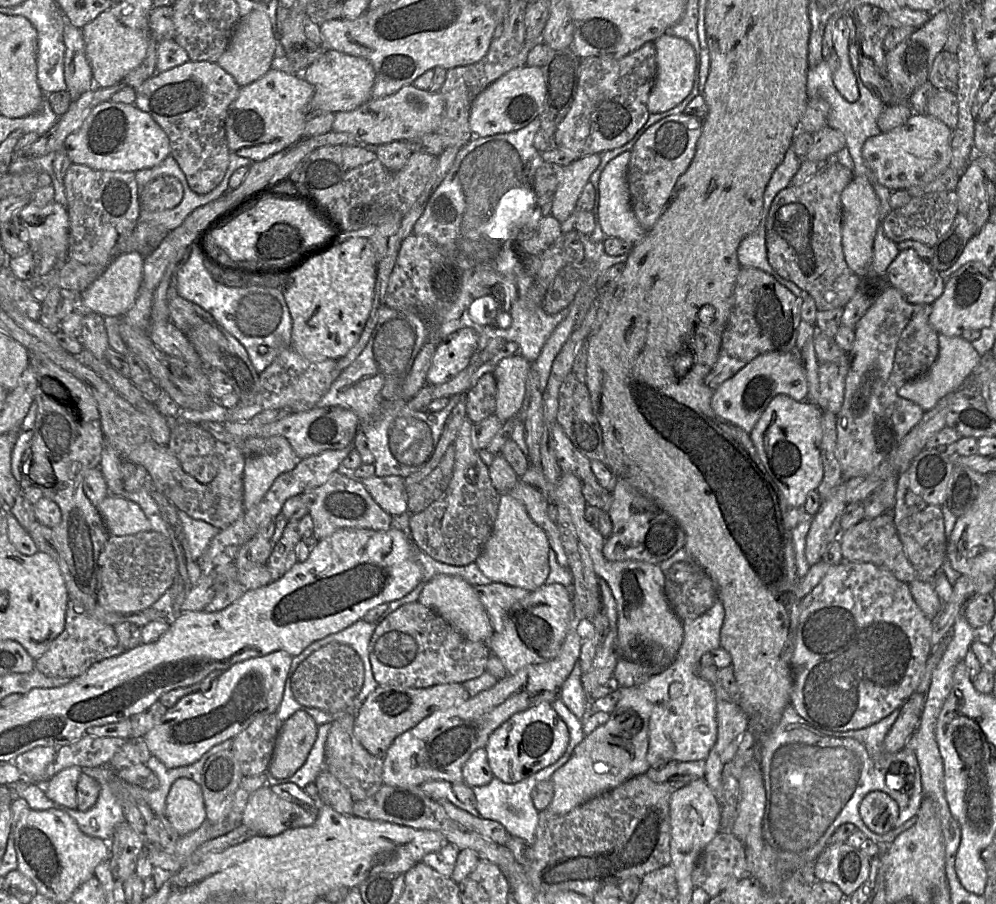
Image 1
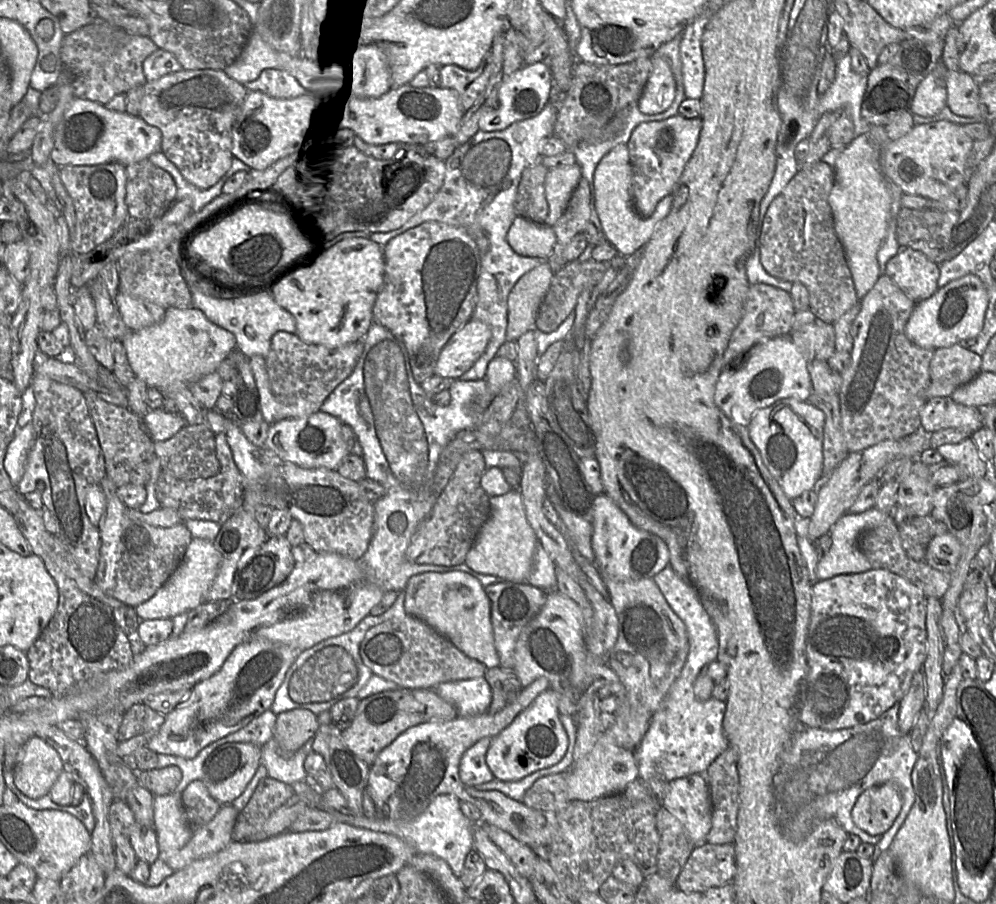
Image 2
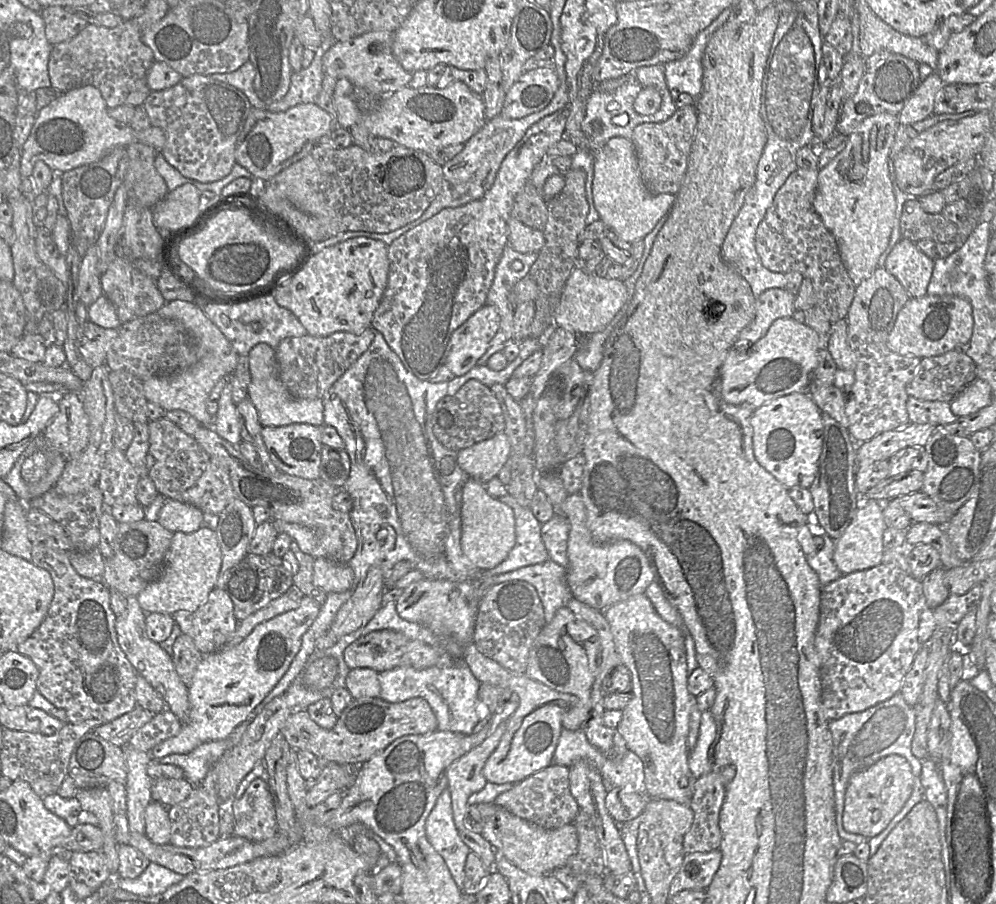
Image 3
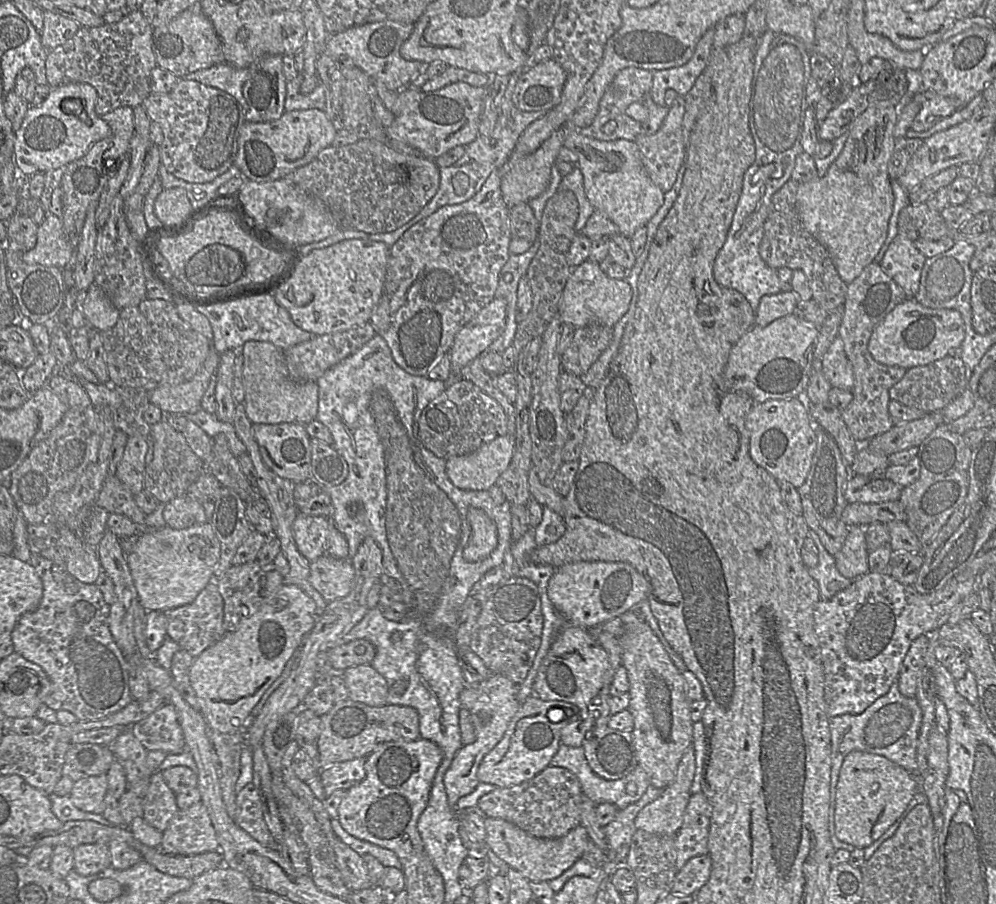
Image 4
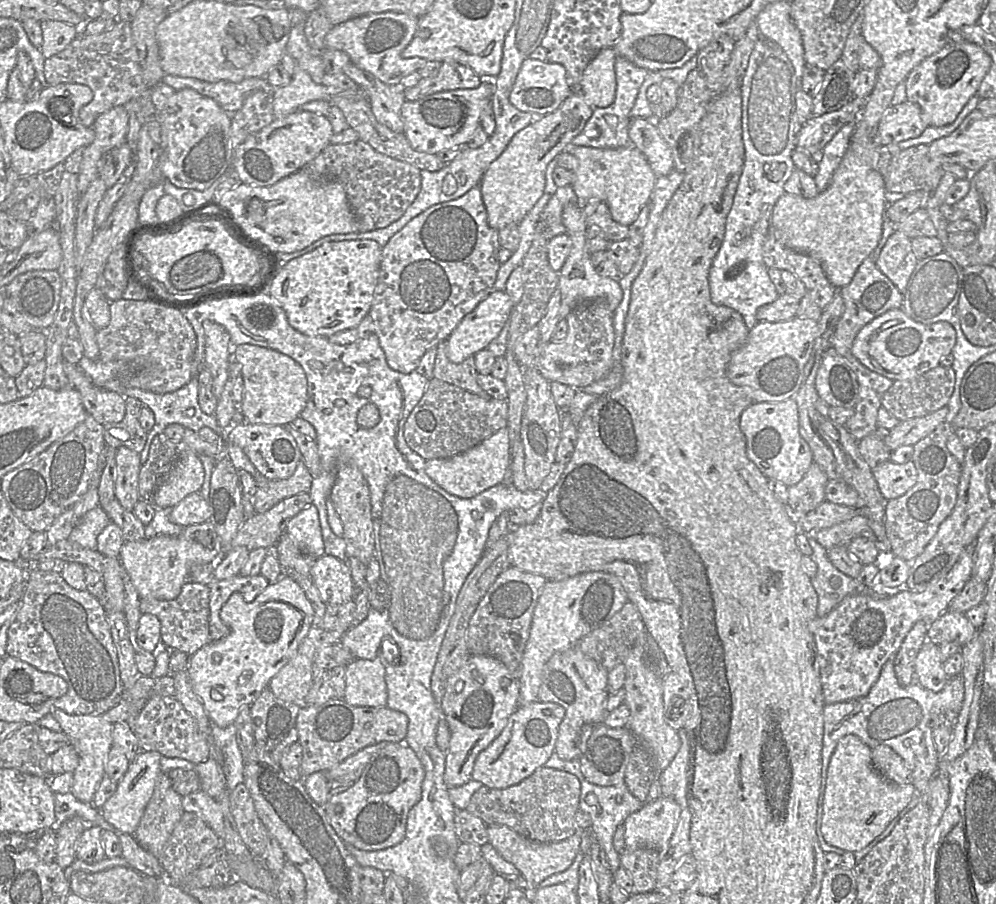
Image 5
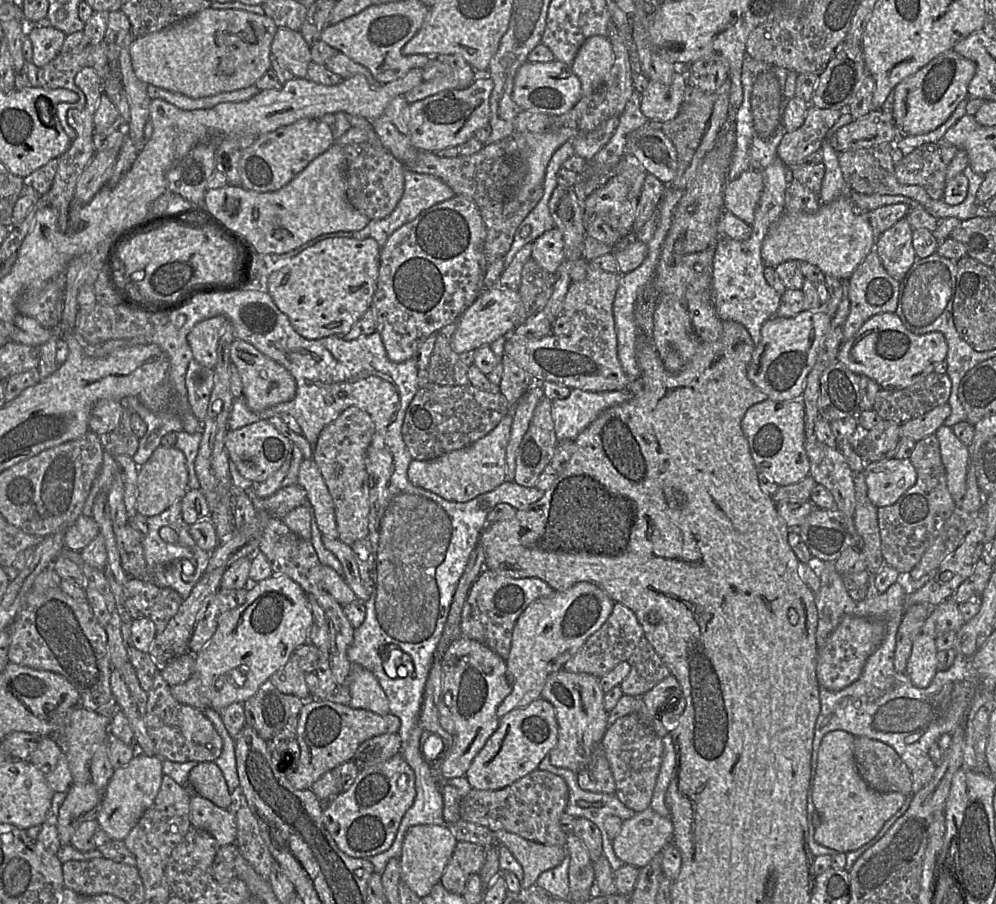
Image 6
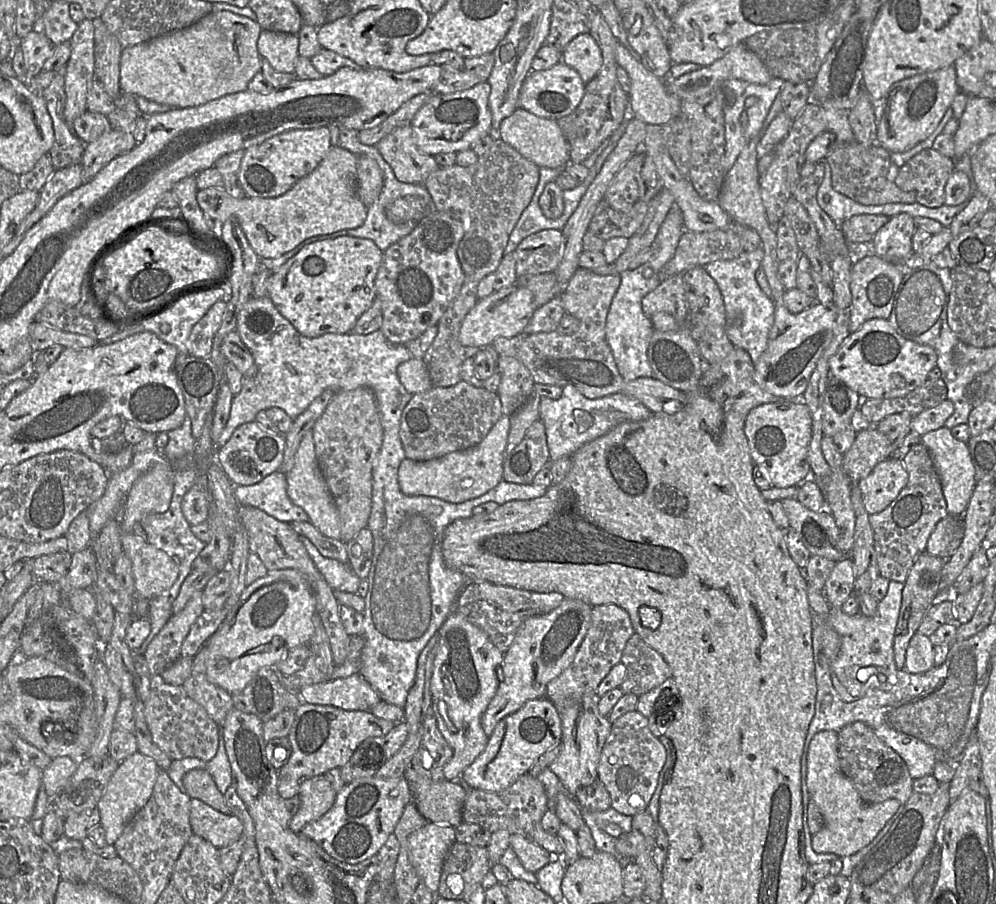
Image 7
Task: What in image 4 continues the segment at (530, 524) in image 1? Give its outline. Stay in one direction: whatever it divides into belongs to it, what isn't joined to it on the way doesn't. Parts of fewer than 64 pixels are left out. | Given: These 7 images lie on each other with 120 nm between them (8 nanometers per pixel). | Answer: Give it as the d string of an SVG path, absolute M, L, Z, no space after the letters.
M479 508L469 509L467 521L471 527L471 535L463 550L463 557L468 562L478 562L488 557L497 547L497 526L495 521Z

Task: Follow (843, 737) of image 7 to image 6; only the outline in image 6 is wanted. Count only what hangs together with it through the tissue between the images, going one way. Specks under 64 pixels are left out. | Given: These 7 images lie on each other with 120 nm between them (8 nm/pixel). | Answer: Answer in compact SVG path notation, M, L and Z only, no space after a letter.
M864 736L854 737L853 756L859 775L872 790L914 795L911 772L888 744Z

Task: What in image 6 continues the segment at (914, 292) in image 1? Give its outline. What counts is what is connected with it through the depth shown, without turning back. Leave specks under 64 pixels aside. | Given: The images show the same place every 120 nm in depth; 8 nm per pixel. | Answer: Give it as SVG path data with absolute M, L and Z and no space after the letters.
M906 217L877 237L872 251L876 251L887 273L902 281L916 259L912 244L913 229Z

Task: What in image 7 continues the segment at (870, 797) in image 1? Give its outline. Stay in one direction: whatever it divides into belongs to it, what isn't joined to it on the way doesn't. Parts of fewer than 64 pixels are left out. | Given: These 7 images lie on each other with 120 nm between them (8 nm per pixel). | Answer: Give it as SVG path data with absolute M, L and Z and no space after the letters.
M833 730L817 732L807 750L806 786L810 799L823 817L823 827L812 835L811 846L816 853L831 853L848 857L866 847L900 808L896 799L866 804L852 782L843 775L837 757L838 734Z

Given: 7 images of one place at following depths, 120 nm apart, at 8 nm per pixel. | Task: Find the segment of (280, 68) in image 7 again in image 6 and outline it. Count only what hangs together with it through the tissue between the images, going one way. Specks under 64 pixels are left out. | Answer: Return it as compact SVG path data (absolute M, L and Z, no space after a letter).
M278 28L272 44L272 58L275 59L282 67L290 70L296 78L306 78L309 64L312 62L310 46L301 35L300 31L289 28Z

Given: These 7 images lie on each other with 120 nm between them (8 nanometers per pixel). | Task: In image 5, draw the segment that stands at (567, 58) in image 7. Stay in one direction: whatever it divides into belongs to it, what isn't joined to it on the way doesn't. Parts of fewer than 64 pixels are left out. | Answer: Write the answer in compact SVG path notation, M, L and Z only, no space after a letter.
M614 48L602 49L589 63L580 79L578 90L593 108L610 106L615 100L616 74Z

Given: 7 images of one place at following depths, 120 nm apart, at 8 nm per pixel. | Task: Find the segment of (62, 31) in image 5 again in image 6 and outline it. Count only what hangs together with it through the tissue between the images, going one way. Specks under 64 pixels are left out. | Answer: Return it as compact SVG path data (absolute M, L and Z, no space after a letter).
M29 25L27 36L32 42L32 62L38 68L53 60L61 51L66 35L53 26Z

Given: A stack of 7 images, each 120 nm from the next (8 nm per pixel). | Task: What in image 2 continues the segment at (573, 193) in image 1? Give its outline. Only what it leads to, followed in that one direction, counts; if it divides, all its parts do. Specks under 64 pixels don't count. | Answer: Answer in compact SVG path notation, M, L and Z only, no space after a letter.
M577 163L571 166L548 170L545 179L548 216L545 224L553 227L559 220L581 178L581 168Z

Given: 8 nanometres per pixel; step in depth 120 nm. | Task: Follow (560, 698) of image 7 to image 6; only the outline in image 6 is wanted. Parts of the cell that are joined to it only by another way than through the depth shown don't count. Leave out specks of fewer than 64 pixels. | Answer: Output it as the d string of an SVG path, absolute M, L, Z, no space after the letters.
M616 602L608 619L563 665L563 669L571 673L590 674L601 679L619 663L627 661L643 637L643 629L634 612L625 605Z

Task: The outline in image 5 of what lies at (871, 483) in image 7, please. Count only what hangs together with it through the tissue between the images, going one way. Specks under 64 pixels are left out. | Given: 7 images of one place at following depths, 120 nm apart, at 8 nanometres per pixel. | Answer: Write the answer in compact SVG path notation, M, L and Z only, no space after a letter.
M888 460L875 467L872 474L886 501L904 495L916 484L918 478L913 461L898 464Z

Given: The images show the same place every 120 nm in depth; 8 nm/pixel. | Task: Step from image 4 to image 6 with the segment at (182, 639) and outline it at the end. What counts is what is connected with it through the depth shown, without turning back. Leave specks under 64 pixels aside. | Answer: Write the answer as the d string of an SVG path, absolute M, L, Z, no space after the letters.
M129 578L124 585L126 607L133 618L149 618L156 626L156 634L165 630L171 618L177 613L184 599L172 588L158 587L149 580Z

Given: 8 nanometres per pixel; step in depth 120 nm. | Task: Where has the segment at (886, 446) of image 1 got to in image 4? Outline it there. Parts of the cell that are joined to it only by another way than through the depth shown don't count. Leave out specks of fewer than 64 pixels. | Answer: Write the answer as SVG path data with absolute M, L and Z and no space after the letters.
M875 261L867 265L847 287L844 314L838 336L843 340L845 353L852 363L855 384L852 389L853 399L842 410L842 416L859 445L866 445L869 440L895 425L888 410L891 400L889 390L902 379L908 369L877 362L868 350L868 343L877 325L906 299L903 289Z

